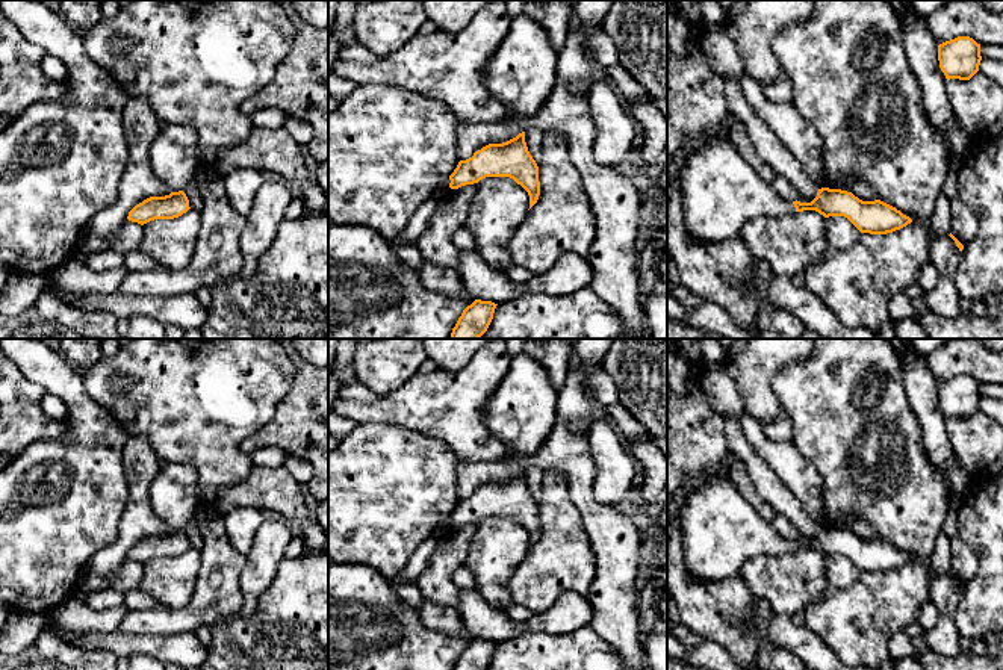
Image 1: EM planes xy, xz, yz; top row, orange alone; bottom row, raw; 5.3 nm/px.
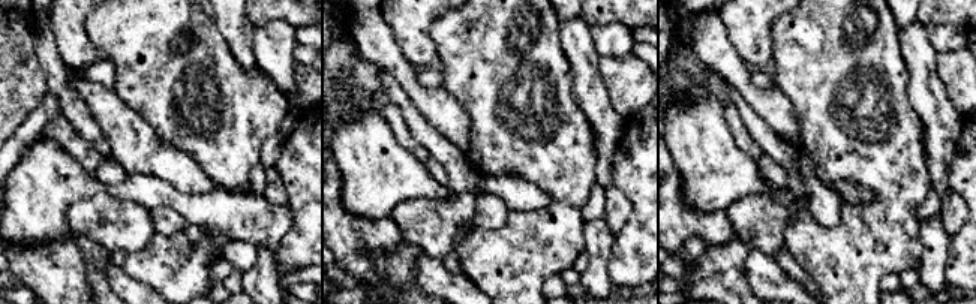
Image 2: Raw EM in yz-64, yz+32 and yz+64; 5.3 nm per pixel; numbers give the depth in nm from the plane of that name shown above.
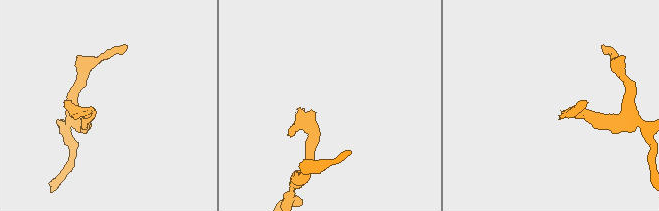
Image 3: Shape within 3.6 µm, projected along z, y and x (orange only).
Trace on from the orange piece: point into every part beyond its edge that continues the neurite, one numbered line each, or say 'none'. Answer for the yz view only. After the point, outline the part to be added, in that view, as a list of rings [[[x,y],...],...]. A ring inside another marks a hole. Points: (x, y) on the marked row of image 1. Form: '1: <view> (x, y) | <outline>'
1: yz (720, 191) | [[[711,133],[679,160],[687,233],[700,242],[740,239],[746,221],[796,213],[761,175],[744,162],[728,135]]]

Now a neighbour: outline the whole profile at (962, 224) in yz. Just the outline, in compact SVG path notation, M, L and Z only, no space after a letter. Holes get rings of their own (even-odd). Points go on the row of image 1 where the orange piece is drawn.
M959 198L950 201L950 231L965 247L977 231L973 210Z

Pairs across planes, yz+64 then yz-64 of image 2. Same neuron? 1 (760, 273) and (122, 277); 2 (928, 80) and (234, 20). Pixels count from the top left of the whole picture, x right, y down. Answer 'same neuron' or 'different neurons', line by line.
1: same neuron
2: same neuron

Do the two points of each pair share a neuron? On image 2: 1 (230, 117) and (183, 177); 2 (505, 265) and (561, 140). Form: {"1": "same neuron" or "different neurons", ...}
{"1": "different neurons", "2": "same neuron"}

